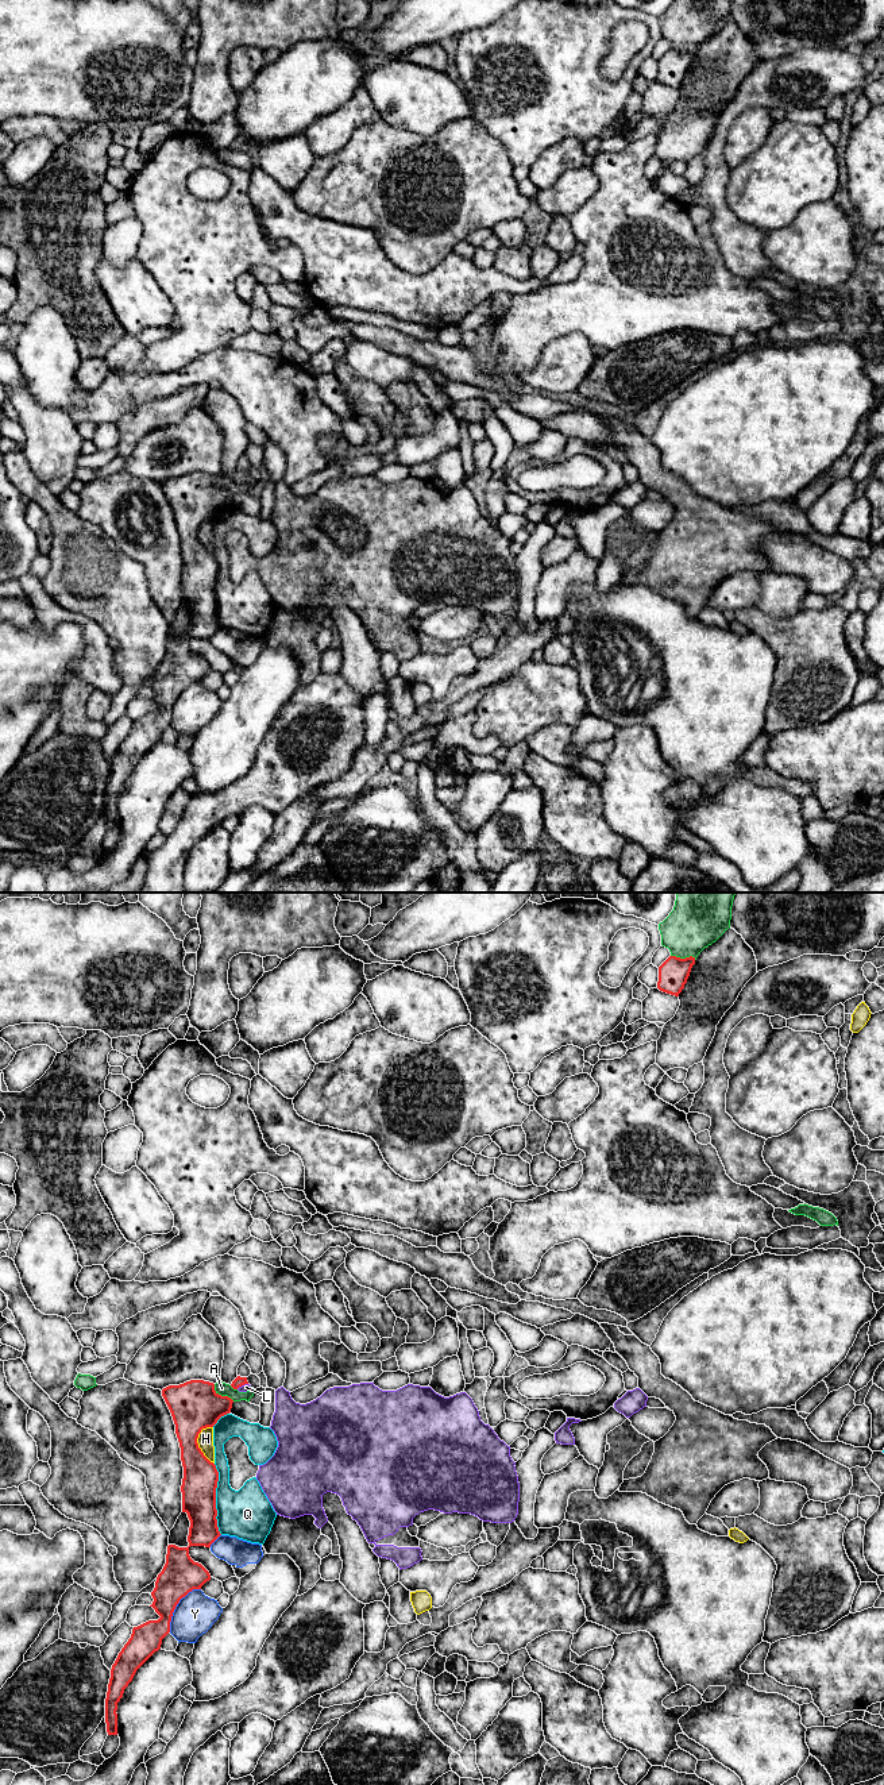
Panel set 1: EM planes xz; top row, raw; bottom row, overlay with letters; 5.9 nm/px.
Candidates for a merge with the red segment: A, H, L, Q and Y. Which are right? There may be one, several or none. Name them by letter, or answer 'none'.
L

